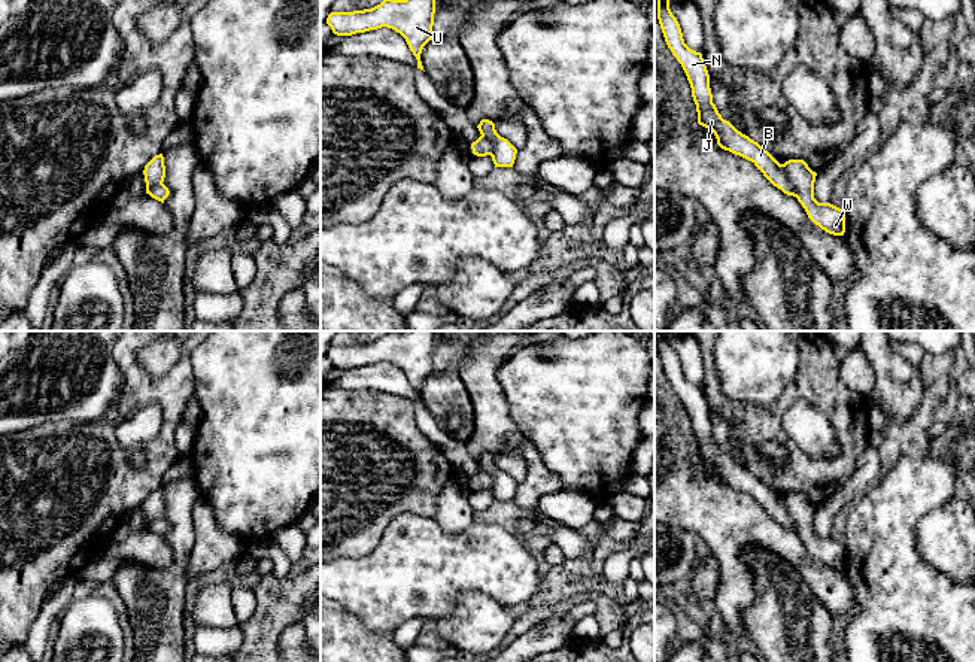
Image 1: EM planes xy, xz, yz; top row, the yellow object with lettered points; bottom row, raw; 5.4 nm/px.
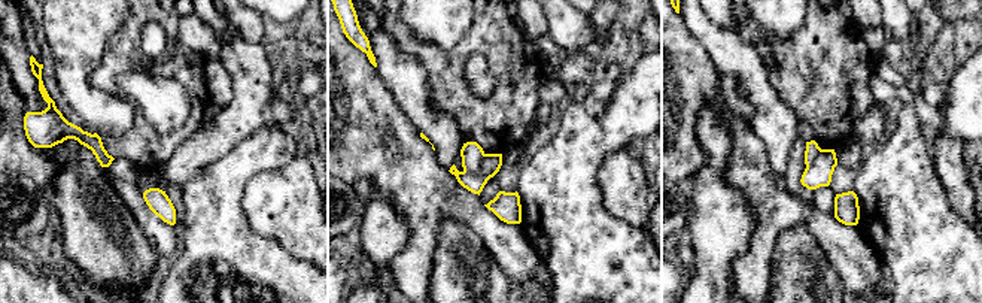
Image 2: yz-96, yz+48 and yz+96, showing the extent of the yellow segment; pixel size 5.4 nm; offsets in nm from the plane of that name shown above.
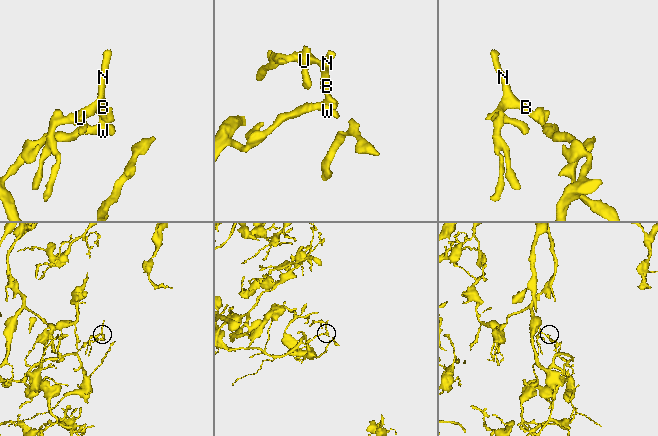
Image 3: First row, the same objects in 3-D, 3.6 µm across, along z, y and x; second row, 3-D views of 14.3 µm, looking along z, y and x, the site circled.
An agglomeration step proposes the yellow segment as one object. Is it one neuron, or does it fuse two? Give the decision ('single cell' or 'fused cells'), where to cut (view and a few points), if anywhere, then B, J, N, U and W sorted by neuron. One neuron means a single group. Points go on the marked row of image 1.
fused cells; cut yz (781, 164), (796, 196); groups B J N U / W

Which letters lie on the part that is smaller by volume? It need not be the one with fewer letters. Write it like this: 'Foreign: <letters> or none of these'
Foreign: B, J, N, U

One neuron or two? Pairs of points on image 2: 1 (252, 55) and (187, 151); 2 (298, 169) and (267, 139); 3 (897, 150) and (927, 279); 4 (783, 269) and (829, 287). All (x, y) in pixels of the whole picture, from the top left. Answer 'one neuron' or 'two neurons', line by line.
1: one neuron
2: two neurons
3: one neuron
4: one neuron

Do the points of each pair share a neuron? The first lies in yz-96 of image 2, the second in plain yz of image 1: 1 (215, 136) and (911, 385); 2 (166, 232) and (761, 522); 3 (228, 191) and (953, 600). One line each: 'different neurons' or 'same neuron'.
1: same neuron
2: same neuron
3: same neuron

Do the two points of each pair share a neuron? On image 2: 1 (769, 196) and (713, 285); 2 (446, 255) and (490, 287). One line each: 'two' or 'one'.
1: two
2: one

